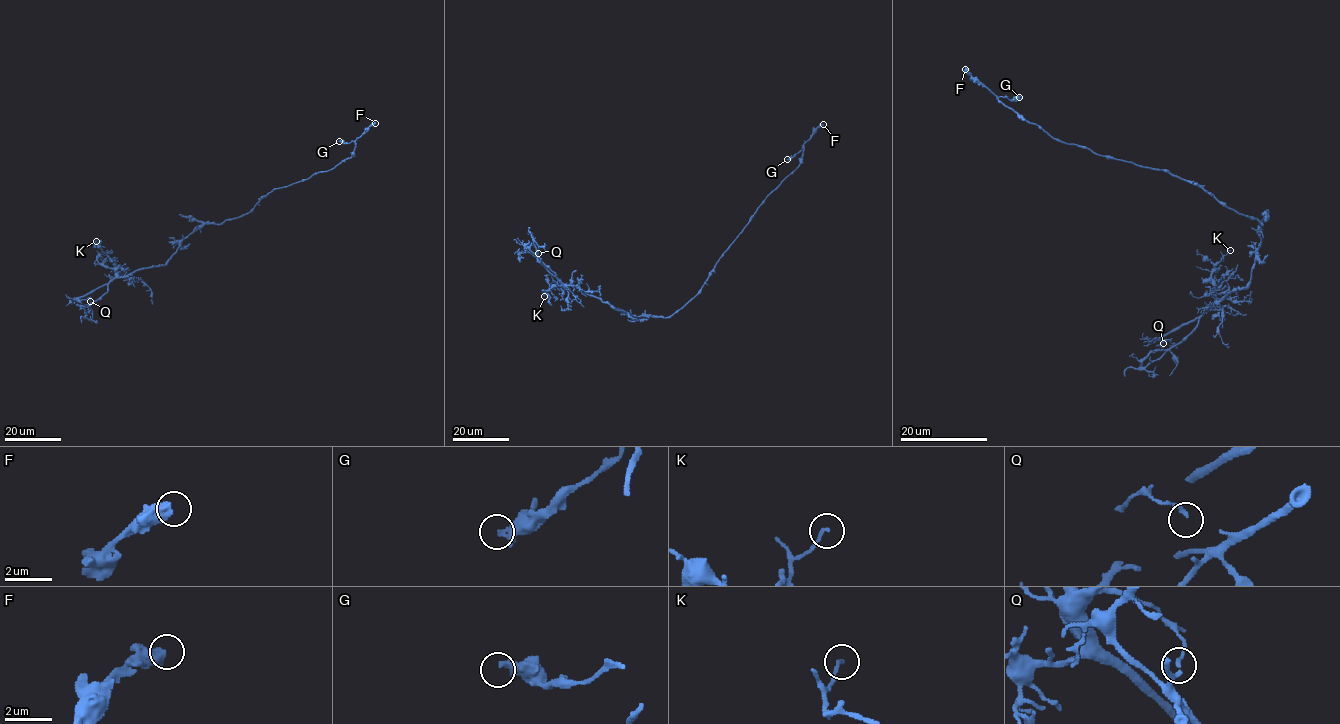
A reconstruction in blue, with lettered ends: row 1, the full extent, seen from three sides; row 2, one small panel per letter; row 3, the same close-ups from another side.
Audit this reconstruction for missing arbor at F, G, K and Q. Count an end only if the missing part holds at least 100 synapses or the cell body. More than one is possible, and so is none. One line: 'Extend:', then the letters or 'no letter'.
Extend: no letter

